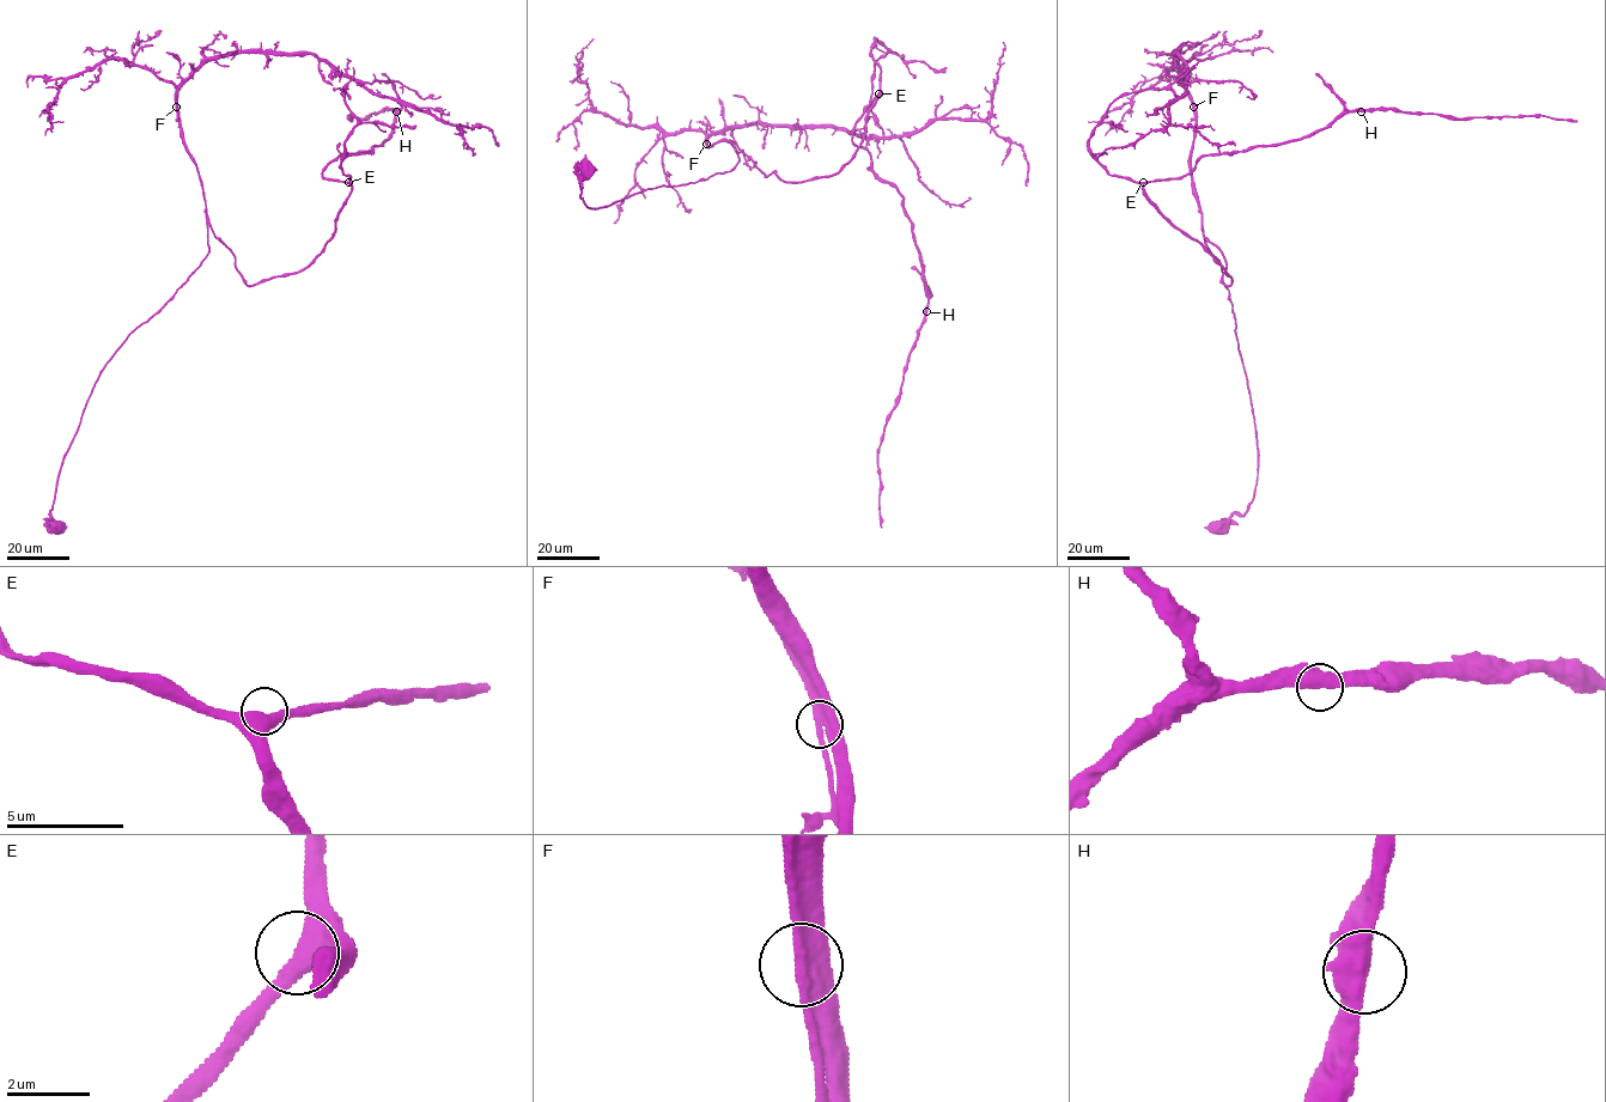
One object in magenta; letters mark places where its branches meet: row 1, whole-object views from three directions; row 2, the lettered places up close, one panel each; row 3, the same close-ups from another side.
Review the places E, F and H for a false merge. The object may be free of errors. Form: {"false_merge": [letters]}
{"false_merge": []}

